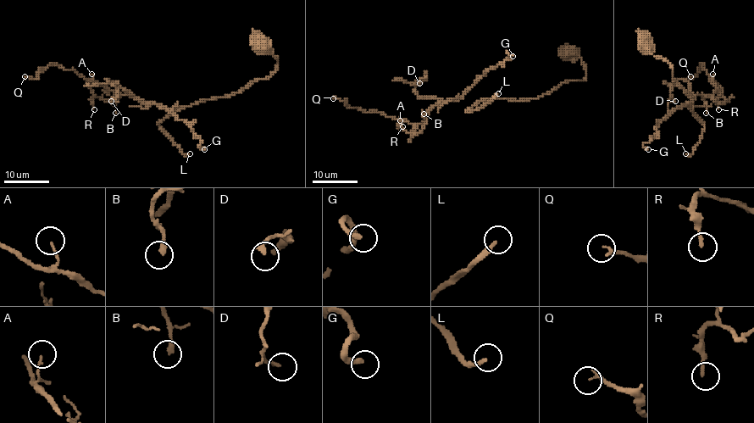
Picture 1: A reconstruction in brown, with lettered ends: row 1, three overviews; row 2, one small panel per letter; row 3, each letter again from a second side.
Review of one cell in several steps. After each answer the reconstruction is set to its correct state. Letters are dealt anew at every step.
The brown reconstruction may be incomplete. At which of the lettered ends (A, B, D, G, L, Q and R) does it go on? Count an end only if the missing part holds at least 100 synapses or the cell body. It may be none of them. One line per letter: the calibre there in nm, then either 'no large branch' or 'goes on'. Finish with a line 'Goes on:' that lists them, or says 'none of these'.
A: 110 nm | no large branch
B: 260 nm | no large branch
D: 180 nm | no large branch
G: 260 nm | goes on
L: 190 nm | no large branch
Q: 180 nm | no large branch
R: 200 nm | no large branch
Goes on: G

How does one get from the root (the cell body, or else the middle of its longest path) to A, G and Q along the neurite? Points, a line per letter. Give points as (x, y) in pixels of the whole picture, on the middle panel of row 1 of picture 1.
A: (570, 52), (581, 57), (584, 80), (520, 100), (480, 99), (470, 87), (419, 124), (400, 120)
G: (570, 52), (581, 57), (584, 80), (532, 99), (480, 99), (472, 86), (508, 51), (512, 56)
Q: (570, 52), (581, 57), (584, 80), (520, 100), (480, 99), (470, 87), (419, 124), (333, 98)

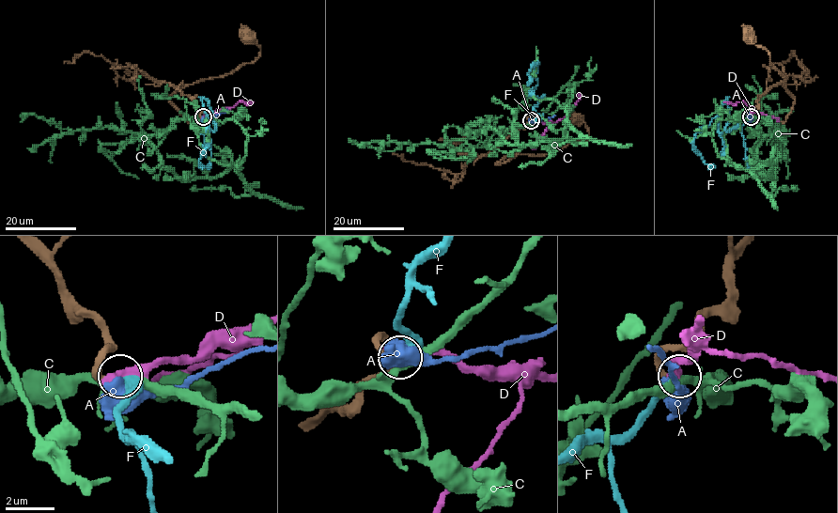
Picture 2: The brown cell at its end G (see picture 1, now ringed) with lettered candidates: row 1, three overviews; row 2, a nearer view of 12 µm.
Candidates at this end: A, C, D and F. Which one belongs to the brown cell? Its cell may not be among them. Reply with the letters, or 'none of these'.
F

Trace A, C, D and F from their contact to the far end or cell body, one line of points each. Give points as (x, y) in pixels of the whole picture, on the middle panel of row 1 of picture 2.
A: (530, 120), (539, 121), (554, 116)
C: (532, 121), (575, 82), (558, 140), (509, 144), (481, 128), (393, 150), (349, 142)
D: (529, 119), (555, 123), (561, 120), (574, 106), (580, 94)
F: (532, 121), (532, 109), (543, 96), (540, 100), (530, 97), (538, 84), (537, 64), (527, 72), (527, 85)

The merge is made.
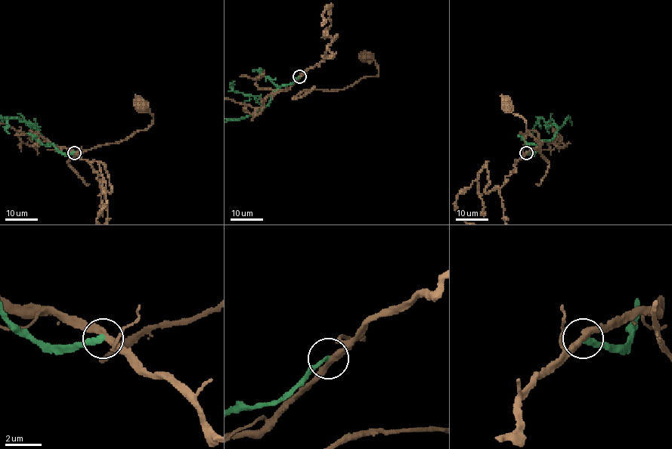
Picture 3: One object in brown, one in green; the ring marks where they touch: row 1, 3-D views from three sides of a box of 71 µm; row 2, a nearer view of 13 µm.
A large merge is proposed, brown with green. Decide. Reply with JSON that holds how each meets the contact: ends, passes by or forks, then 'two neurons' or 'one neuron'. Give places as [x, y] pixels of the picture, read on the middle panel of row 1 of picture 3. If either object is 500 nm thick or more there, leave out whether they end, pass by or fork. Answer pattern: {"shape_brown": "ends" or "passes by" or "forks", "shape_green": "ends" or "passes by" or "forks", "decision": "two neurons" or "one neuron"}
{"shape_brown": "passes by", "shape_green": "ends", "decision": "two neurons"}

